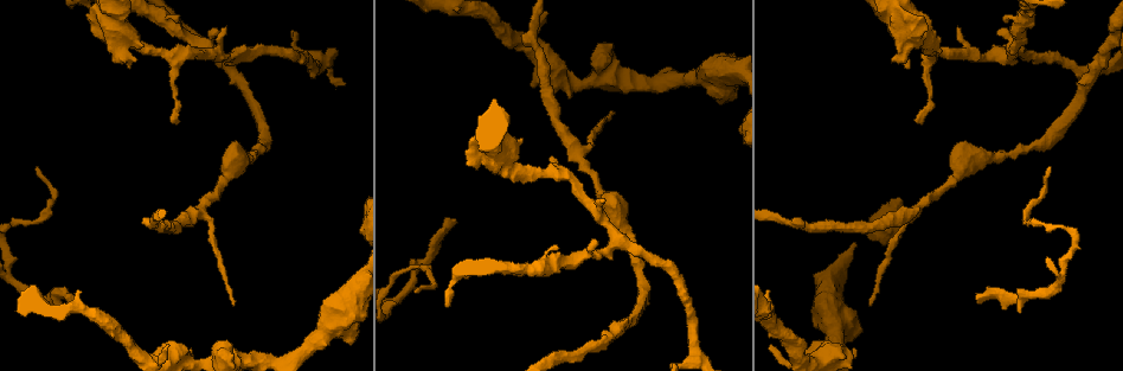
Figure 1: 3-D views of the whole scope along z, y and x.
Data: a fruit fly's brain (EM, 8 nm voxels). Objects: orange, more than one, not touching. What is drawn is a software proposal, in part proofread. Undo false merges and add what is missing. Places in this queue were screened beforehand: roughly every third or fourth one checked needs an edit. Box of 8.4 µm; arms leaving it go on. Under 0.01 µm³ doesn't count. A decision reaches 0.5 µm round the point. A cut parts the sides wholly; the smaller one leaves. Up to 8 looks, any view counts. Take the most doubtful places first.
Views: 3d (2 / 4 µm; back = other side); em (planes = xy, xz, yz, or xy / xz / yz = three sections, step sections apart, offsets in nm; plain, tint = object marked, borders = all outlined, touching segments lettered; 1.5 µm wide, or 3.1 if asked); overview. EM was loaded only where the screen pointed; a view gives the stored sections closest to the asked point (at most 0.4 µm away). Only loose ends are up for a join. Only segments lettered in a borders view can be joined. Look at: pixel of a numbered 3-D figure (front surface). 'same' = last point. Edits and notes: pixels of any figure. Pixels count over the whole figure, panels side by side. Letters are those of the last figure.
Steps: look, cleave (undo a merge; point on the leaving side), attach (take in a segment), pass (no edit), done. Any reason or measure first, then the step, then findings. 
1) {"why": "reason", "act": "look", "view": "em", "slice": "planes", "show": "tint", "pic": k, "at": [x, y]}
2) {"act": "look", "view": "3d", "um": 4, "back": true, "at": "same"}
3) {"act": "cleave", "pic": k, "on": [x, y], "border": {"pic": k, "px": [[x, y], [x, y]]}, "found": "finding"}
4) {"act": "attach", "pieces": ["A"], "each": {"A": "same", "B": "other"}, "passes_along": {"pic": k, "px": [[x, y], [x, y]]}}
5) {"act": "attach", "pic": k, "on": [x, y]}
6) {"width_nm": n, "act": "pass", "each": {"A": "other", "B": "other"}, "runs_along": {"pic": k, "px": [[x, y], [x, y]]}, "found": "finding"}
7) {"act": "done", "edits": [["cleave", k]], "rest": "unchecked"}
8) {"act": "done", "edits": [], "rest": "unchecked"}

{"why": "an open end", "act": "look", "view": "3d", "um": 2, "pic": 1, "at": [454, 221]}

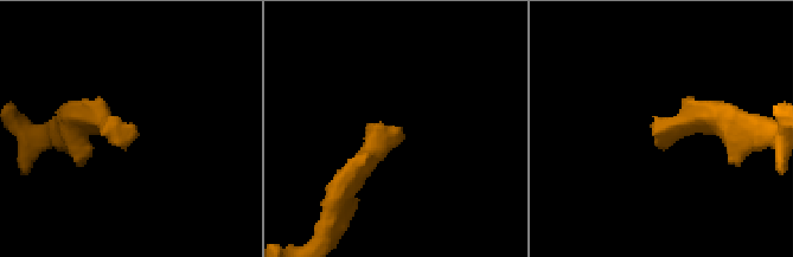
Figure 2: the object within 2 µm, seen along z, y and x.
{"why": "now the EM", "act": "look", "view": "em", "slice": "planes", "show": "tint", "pic": 2, "at": [658, 122]}

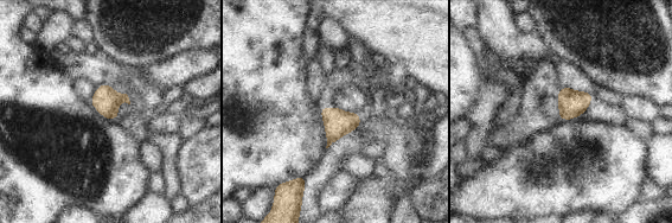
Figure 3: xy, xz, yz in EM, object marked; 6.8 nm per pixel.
{"why": "see the neighbours", "act": "look", "view": "em", "slice": "planes", "show": "borders", "at": "same"}

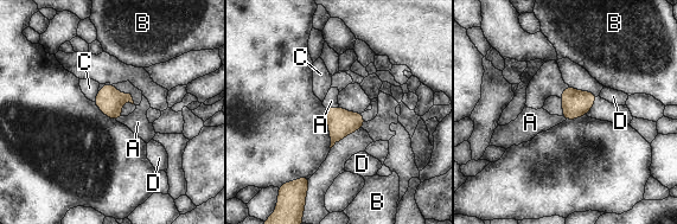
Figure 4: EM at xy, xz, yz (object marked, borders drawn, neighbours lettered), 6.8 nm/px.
{"act": "attach", "pieces": ["A"], "each": {"A": "same", "B": "other", "C": "other", "D": "other"}, "passes_along": {"pic": 4, "px": [[340, 122], [331, 108], [331, 101]]}, "found": "it goes on there"}

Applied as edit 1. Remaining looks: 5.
{"act": "look", "view": "em", "slice": "planes", "show": "plain", "pic": 1, "at": [224, 28]}

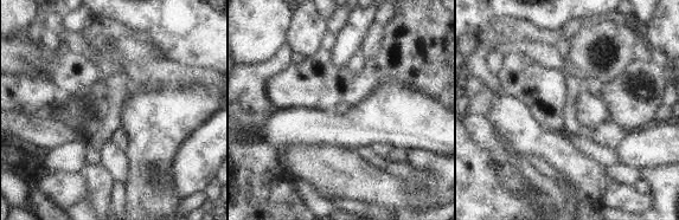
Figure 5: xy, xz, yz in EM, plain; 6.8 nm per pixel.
{"act": "look", "view": "em", "slice": "planes", "show": "borders", "at": "same"}

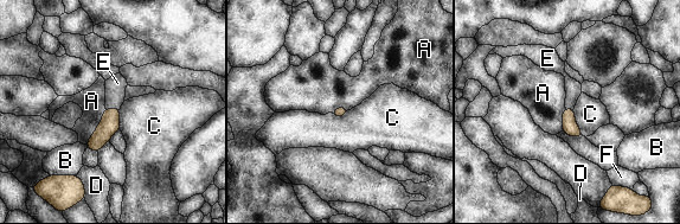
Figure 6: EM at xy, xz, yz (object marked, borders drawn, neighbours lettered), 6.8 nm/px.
{"longest_contact_nm": ["A", 280], "act": "attach", "pieces": ["E"], "each": {"A": "other", "B": "other", "C": "other", "D": "other", "E": "same", "F": "other"}, "found": "the cell continues"}

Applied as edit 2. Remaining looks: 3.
{"why": "see it whole again", "act": "look", "view": "overview"}

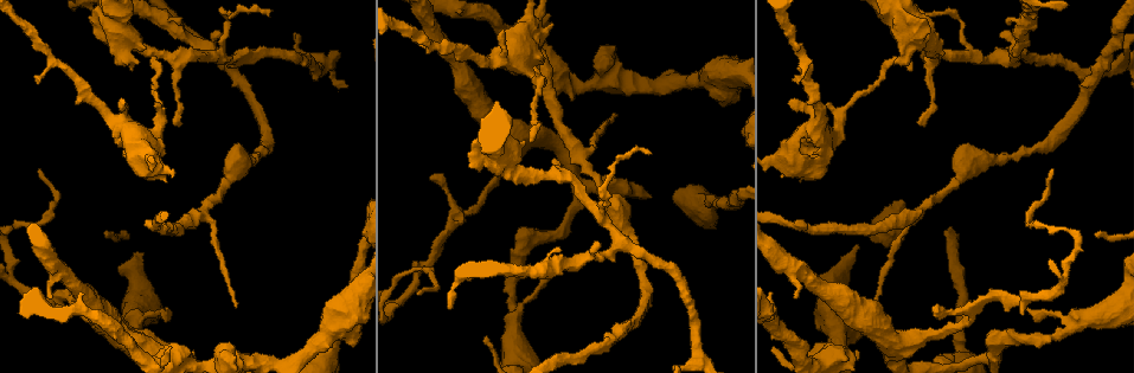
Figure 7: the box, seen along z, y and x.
{"act": "look", "view": "3d", "um": 2, "back": true, "pic": 7, "at": [1028, 309]}

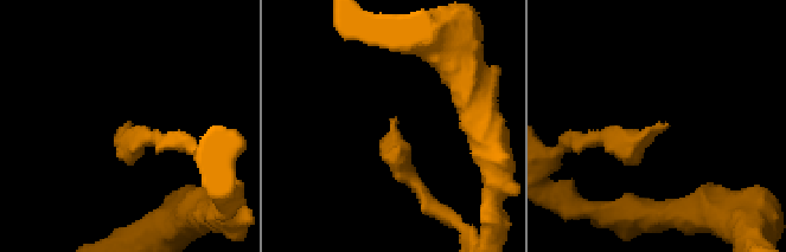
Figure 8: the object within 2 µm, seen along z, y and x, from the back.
{"act": "look", "view": "em", "slice": "planes", "show": "borders", "pic": 8, "at": [396, 119]}

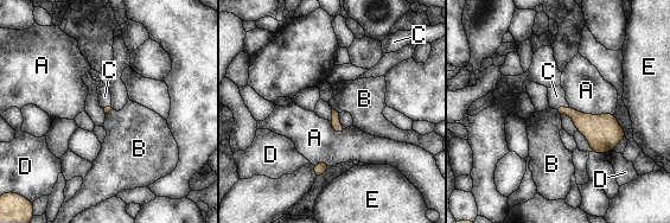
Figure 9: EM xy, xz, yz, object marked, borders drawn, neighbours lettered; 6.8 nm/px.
{"longest_contact_nm": ["A", 300], "act": "attach", "pieces": ["C"], "each": {"A": "other", "B": "other", "C": "same", "D": "other", "E": "other"}, "passes_along": {"pic": 9, "px": [[593, 127], [562, 107], [556, 96]]}, "found": "it goes on there"}

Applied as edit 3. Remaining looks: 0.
{"act": "done", "edits": [["attach", 4], ["attach", 6], ["attach", 9]], "rest": "unchecked"}

